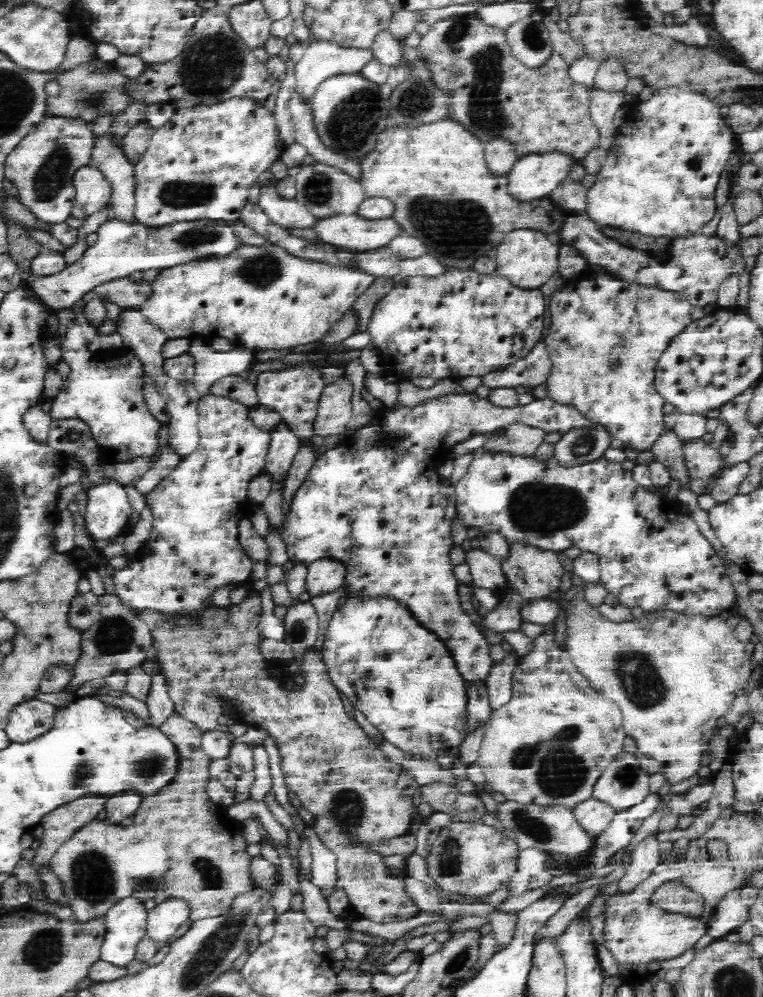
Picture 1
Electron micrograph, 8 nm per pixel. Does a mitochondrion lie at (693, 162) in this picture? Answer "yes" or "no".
yes

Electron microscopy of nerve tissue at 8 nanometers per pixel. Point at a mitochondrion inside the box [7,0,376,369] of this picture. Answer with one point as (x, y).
(213, 64)

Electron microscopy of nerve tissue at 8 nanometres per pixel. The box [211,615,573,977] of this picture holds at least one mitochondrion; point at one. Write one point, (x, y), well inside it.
(347, 805)

